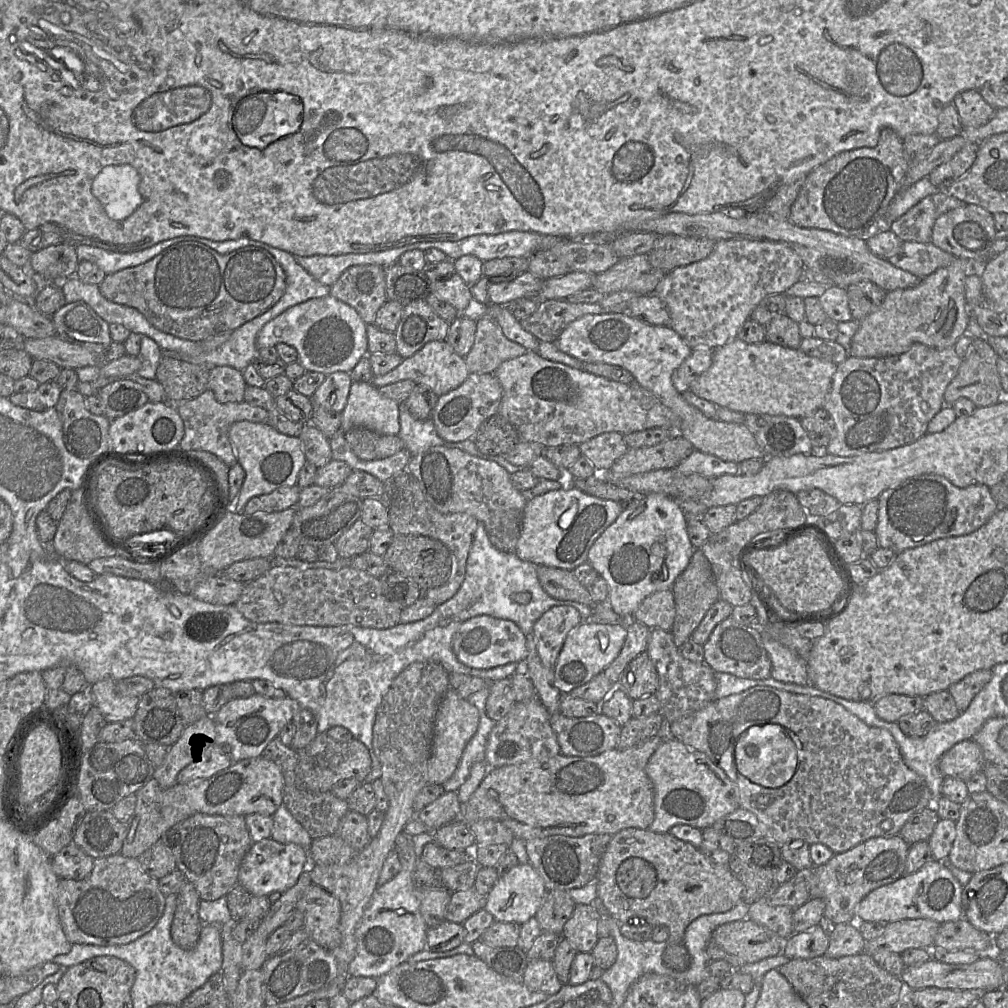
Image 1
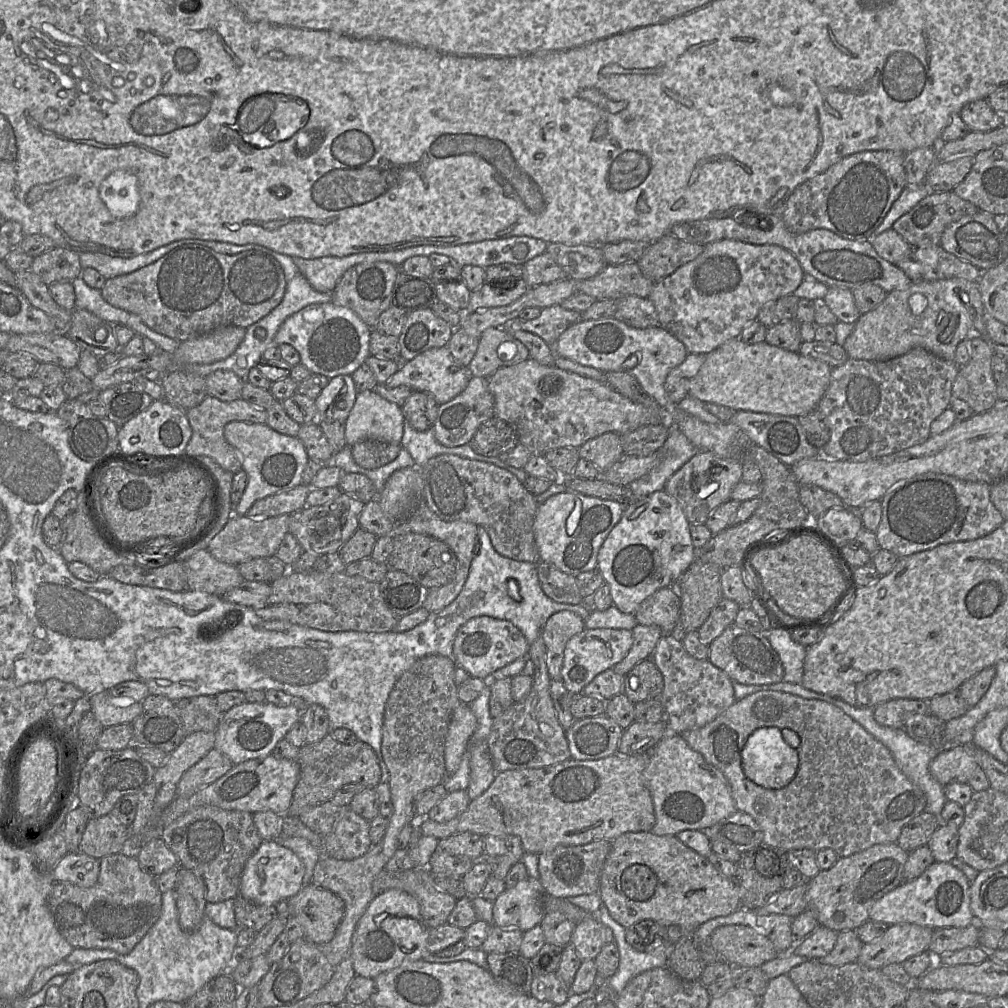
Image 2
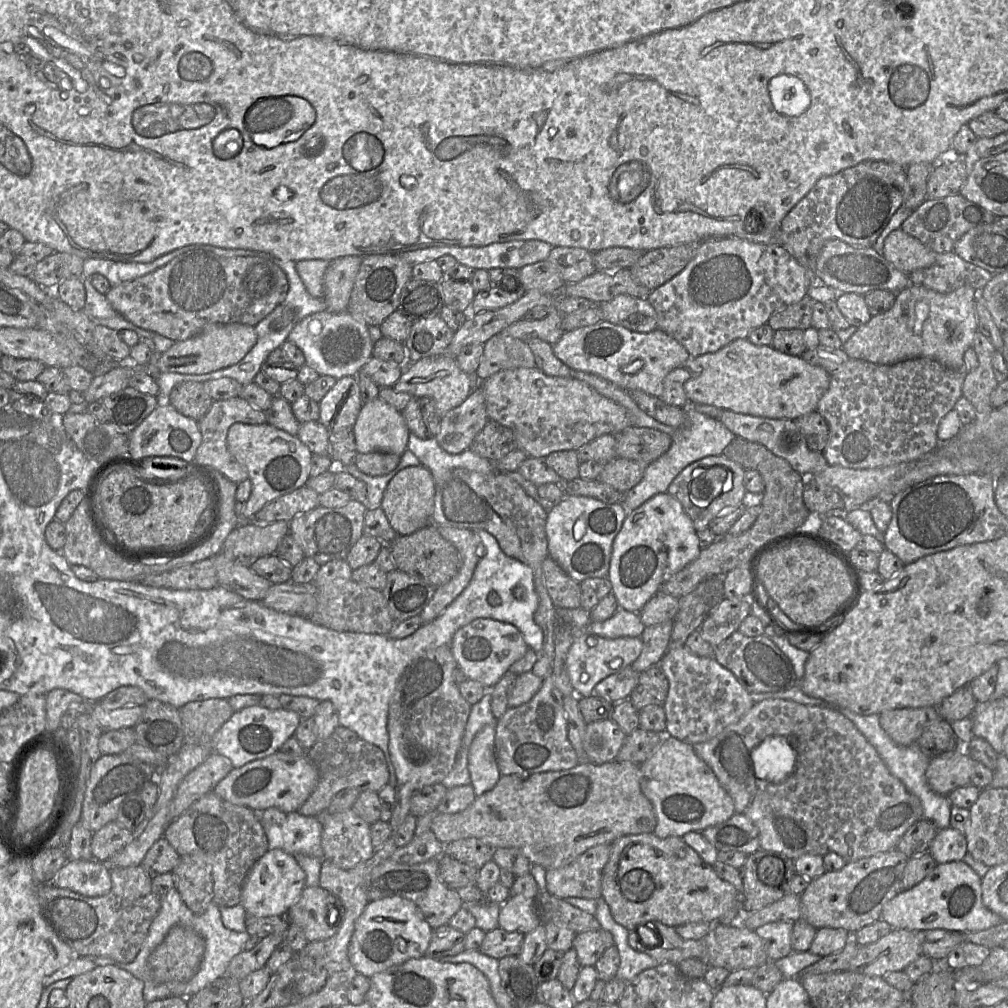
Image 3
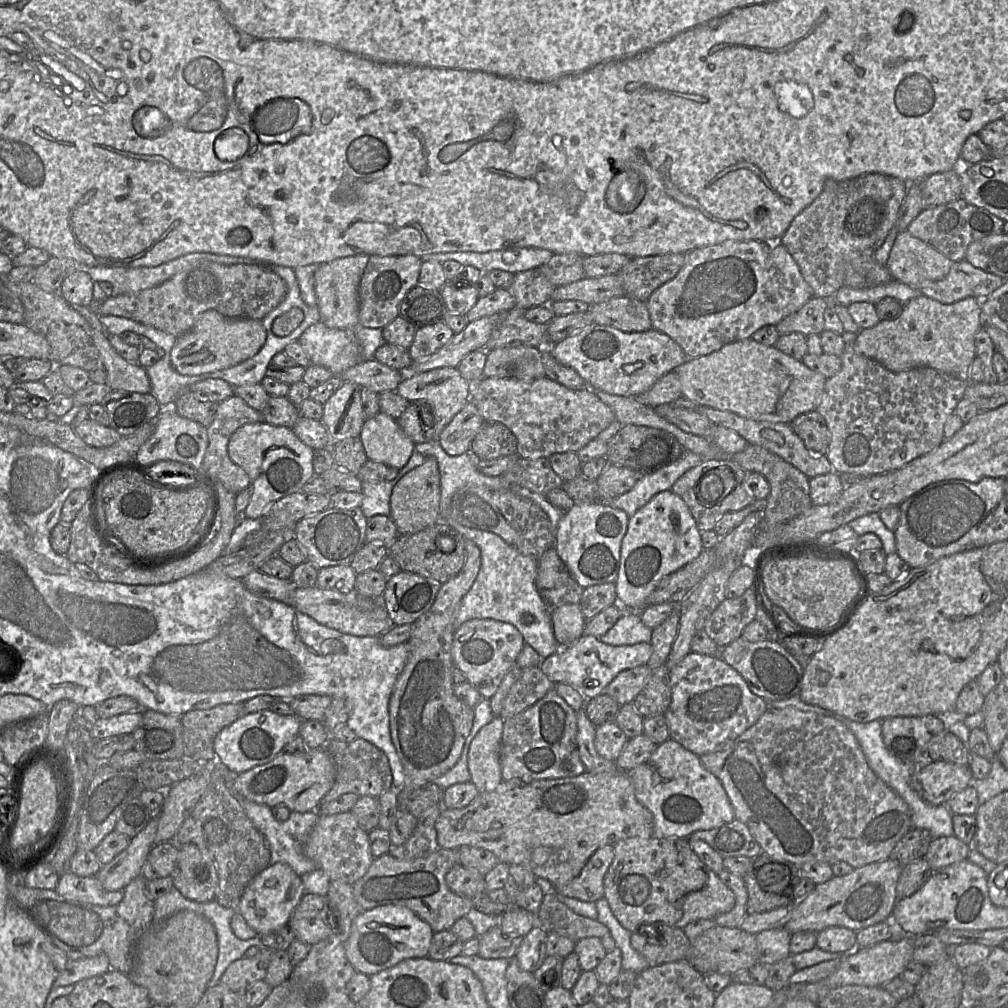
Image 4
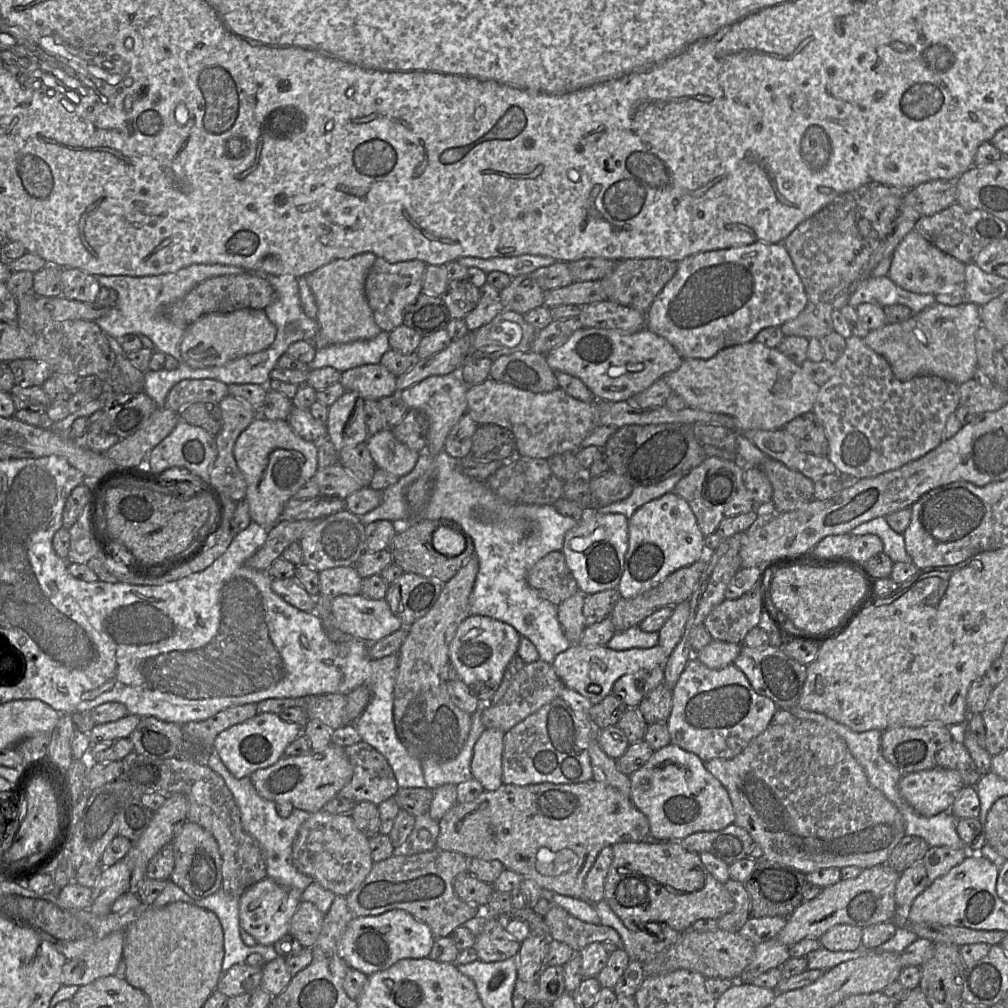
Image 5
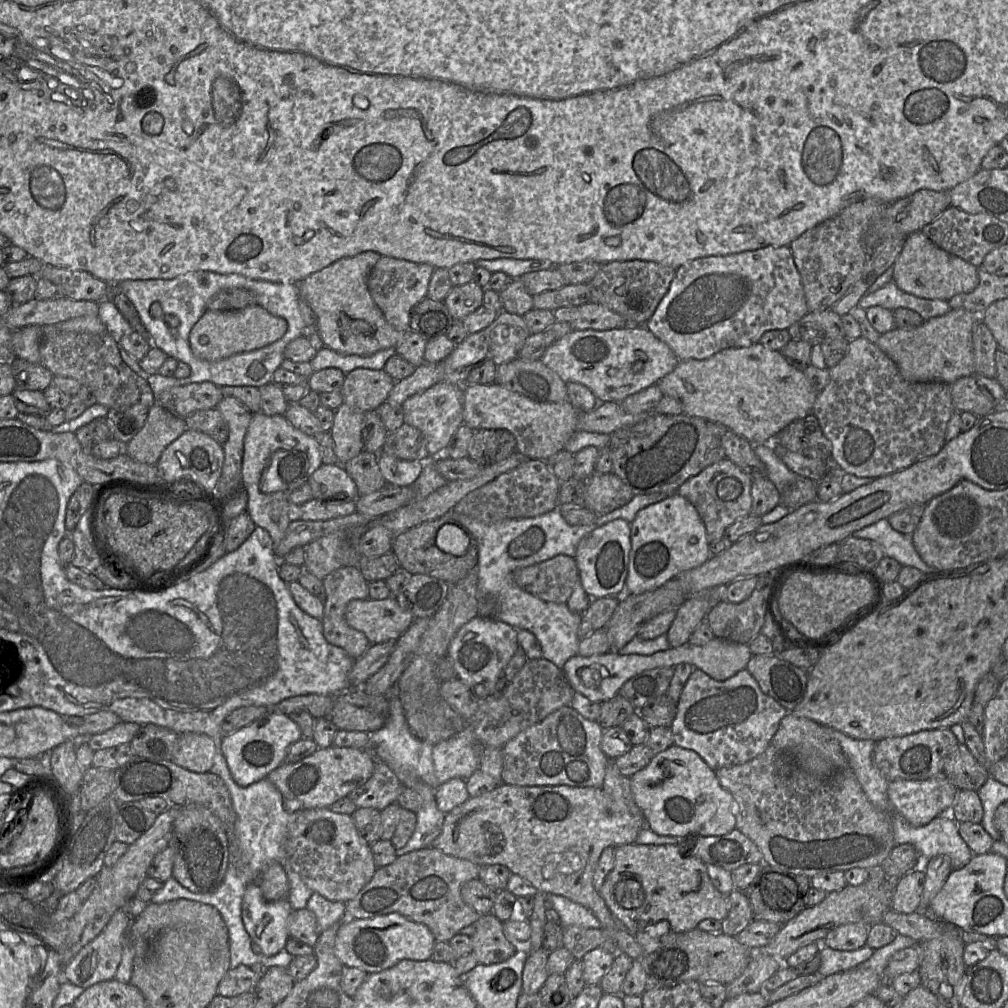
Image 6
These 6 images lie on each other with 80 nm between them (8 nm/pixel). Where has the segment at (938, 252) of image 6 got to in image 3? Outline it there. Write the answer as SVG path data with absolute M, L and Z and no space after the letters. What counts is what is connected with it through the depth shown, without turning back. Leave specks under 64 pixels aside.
M901 229L892 231L884 241L882 255L896 269L909 275L936 261L937 253Z

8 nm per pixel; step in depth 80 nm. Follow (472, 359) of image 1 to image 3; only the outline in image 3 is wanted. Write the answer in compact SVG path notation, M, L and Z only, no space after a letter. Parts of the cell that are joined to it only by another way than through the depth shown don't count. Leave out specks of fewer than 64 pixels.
M501 332L484 343L475 377L482 382L502 370L535 366L534 355L527 343Z

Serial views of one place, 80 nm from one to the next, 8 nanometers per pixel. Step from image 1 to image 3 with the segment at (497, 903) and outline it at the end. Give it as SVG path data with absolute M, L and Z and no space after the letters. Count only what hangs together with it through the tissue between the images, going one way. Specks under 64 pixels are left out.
M511 895L500 905L498 923L505 931L524 935L542 925L536 911L535 899Z

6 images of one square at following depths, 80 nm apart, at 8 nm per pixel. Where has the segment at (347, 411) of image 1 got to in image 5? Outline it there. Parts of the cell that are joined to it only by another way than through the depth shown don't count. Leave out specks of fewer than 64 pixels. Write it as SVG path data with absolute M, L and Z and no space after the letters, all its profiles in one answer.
M387 427L369 436L366 444L376 467L388 471L399 479L414 469L419 453L398 441L392 429Z

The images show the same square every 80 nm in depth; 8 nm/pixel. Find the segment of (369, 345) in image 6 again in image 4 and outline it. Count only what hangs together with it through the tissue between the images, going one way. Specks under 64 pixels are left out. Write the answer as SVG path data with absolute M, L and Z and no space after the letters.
M357 254L335 259L318 266L314 274L314 289L320 321L329 328L356 329L359 325L359 285L369 255Z

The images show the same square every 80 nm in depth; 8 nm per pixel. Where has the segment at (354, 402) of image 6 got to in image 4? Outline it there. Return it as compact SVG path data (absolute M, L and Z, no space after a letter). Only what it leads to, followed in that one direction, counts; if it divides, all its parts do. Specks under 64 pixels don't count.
M375 358L361 361L339 375L344 382L351 382L368 388L378 394L396 391L402 381L401 372L388 367Z

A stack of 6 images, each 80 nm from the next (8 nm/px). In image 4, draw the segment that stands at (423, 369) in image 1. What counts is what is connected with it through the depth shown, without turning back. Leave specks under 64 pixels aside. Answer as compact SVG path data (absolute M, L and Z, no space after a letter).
M444 367L403 379L397 388L397 392L409 402L425 400L432 406L435 416L435 439L438 440L447 424L471 400L472 388L473 384L466 380L457 368Z

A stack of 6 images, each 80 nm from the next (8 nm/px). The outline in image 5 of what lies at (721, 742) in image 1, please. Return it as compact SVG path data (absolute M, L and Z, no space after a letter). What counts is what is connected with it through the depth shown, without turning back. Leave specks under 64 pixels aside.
M797 719L793 723L769 725L760 735L753 738L747 747L737 756L724 759L713 758L705 761L706 769L716 777L727 790L735 813L734 824L745 829L763 850L763 858L780 863L808 874L826 868L856 866L864 870L886 864L894 847L905 836L905 819L898 808L878 789L874 788L849 751L845 741L833 731L810 720Z

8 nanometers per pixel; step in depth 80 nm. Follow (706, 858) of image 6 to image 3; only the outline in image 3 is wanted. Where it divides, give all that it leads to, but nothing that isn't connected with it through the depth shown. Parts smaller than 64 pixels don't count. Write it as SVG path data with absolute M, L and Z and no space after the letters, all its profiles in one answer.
M735 813L720 824L700 832L717 851L735 851L746 855L760 849L760 834L757 826L745 815Z

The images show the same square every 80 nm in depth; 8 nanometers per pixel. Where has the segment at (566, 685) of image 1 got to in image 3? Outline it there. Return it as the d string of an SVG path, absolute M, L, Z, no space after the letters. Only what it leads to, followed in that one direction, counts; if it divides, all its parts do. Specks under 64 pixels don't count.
M581 631L571 644L566 656L566 670L578 697L593 695L595 685L620 670L631 666L643 649L640 637L604 638L590 631Z

